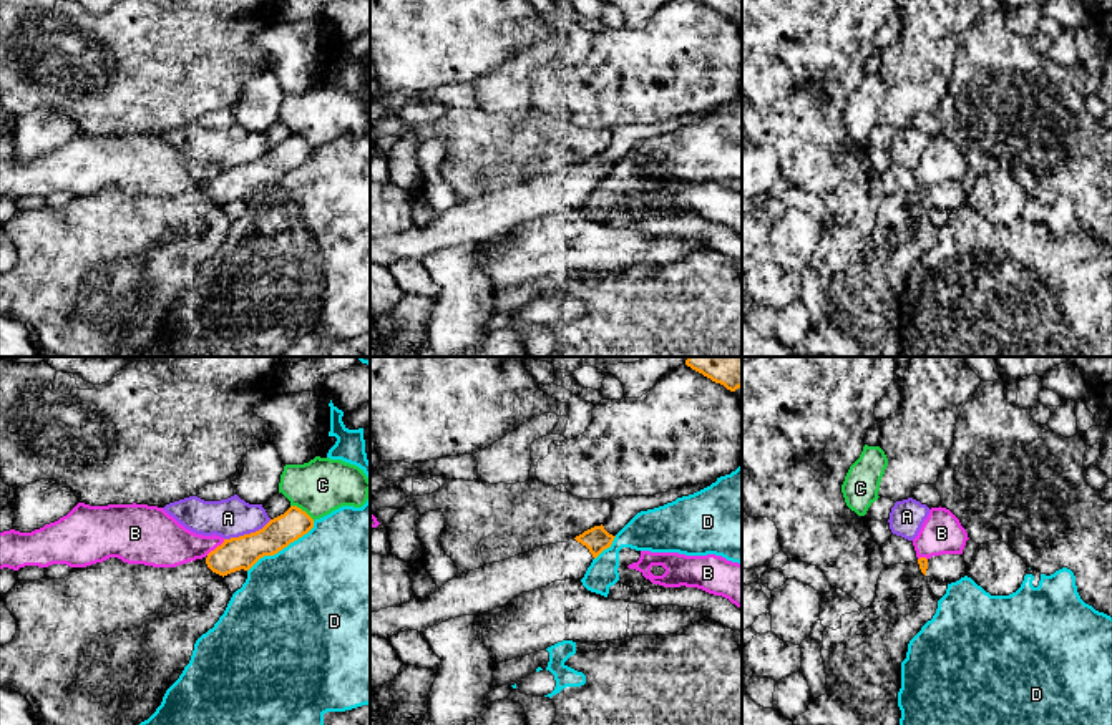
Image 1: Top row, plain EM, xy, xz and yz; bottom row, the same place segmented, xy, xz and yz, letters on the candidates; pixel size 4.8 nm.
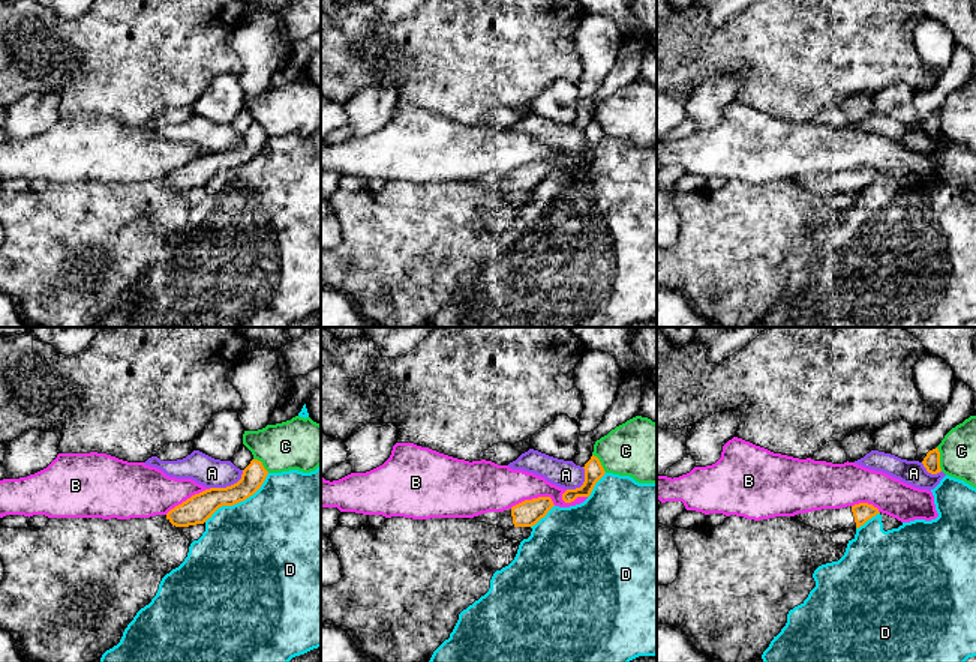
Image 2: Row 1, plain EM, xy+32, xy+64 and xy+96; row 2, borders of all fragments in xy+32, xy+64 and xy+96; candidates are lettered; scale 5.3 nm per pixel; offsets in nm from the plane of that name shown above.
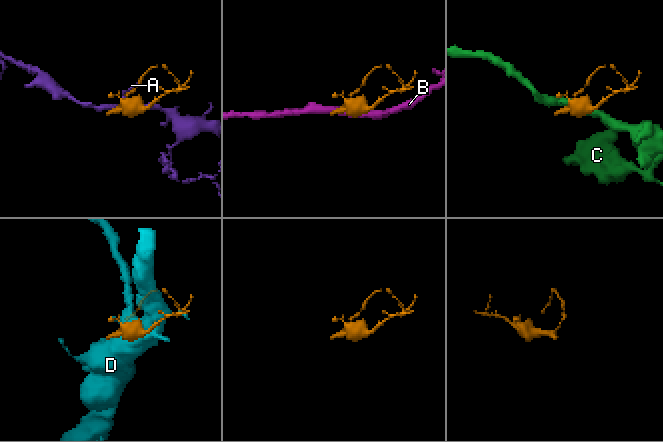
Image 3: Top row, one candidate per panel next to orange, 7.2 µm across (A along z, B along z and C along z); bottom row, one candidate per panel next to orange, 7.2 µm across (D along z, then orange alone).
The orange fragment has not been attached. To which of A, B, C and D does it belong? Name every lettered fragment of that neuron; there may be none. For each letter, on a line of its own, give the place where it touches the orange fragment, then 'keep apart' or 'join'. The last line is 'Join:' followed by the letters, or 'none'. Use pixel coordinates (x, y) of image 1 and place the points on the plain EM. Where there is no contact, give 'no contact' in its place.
A: xy (248, 163) | keep apart
B: xy (216, 176) | keep apart
C: xy (301, 138) | keep apart
D: xy (282, 176) | keep apart
Join: none

